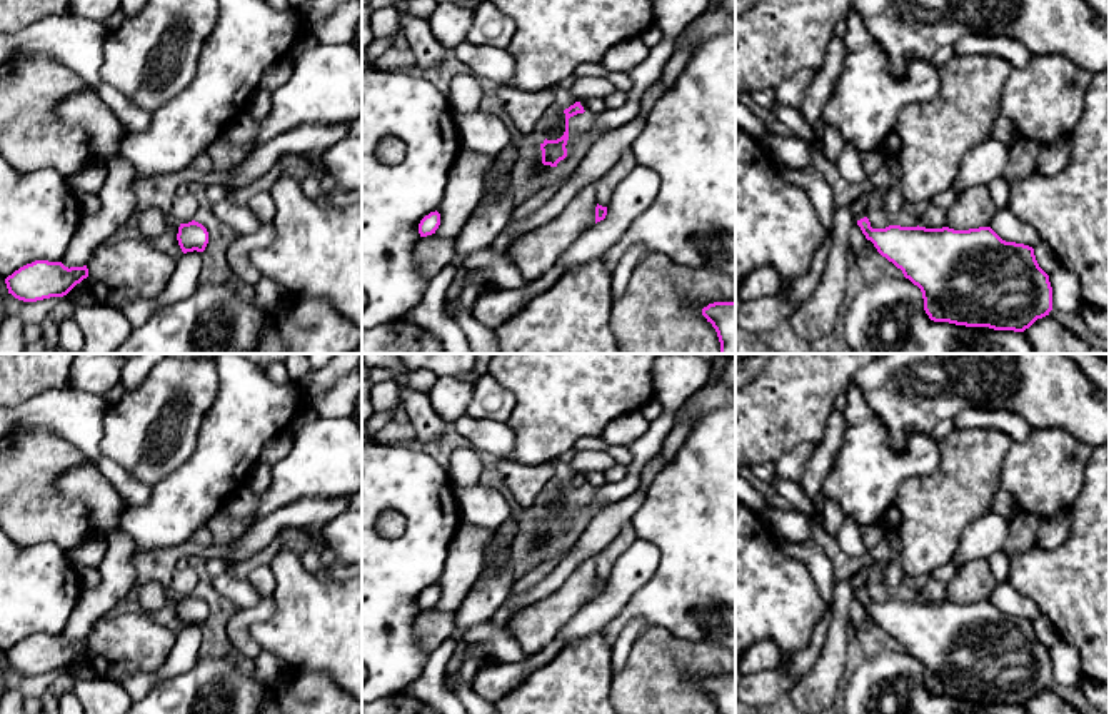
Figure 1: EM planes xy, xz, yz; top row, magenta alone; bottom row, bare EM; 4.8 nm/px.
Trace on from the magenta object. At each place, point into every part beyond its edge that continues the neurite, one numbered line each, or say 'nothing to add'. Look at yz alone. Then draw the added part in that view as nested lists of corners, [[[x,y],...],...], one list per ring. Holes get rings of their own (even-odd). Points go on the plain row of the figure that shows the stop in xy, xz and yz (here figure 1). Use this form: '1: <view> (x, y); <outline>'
1: yz (859, 583); [[[862,569],[861,572],[851,577],[851,584],[856,594],[867,591],[867,586],[871,582],[871,572],[872,571],[869,569]]]

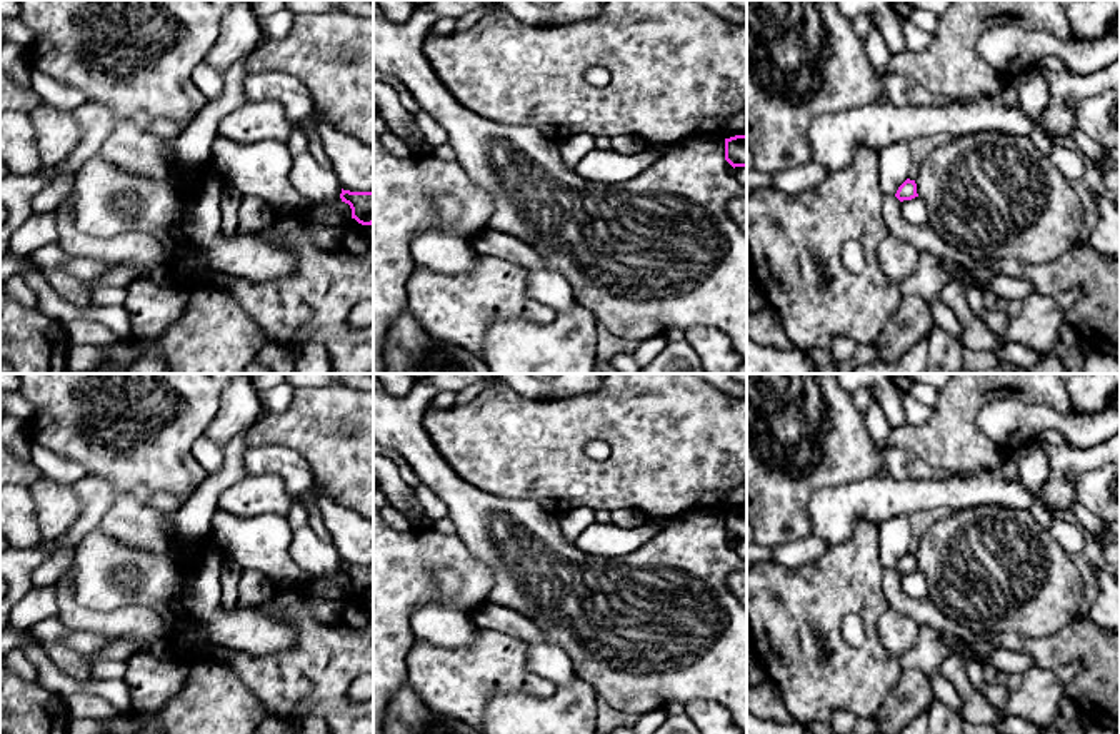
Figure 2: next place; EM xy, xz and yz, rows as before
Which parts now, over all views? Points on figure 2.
nothing to add

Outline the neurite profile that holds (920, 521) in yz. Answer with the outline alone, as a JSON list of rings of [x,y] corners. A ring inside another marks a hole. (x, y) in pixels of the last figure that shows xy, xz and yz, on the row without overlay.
[[[938,507],[938,509],[930,509],[930,510],[918,510],[907,515],[910,520],[910,534],[912,534],[908,552],[917,554],[923,532],[937,520],[948,517],[952,512],[953,510],[947,507]]]

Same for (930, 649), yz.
[[[920,626],[918,639],[912,649],[898,657],[903,669],[920,671],[932,679],[940,669],[945,657],[953,652],[953,647],[945,641],[943,632],[928,626]]]

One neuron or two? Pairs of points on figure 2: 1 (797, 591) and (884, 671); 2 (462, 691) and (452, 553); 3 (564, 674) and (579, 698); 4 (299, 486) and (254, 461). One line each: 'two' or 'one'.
1: one
2: two
3: two
4: one

